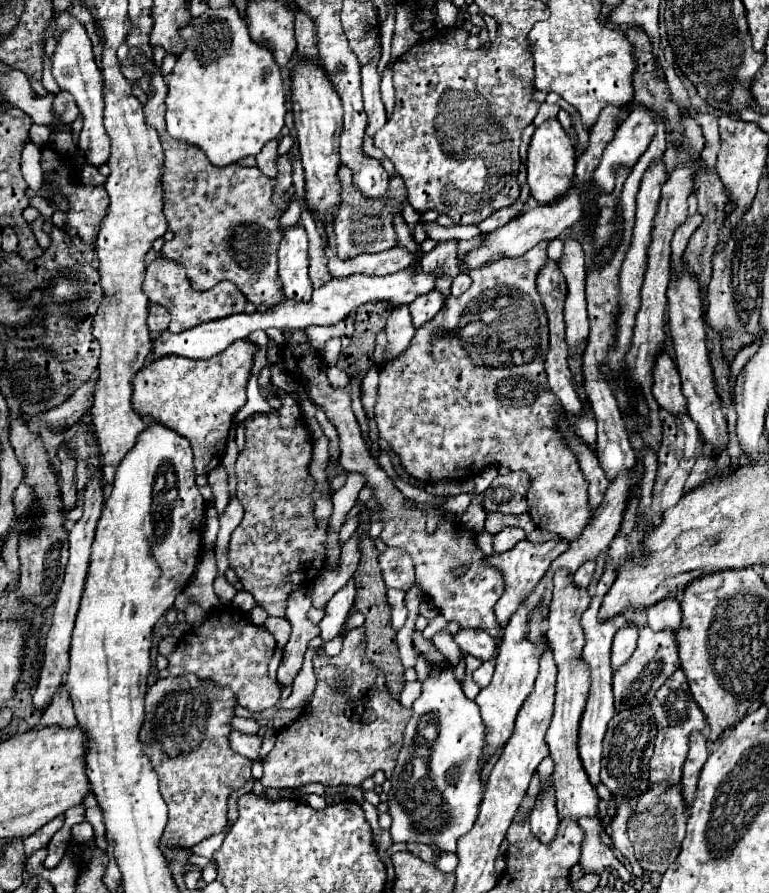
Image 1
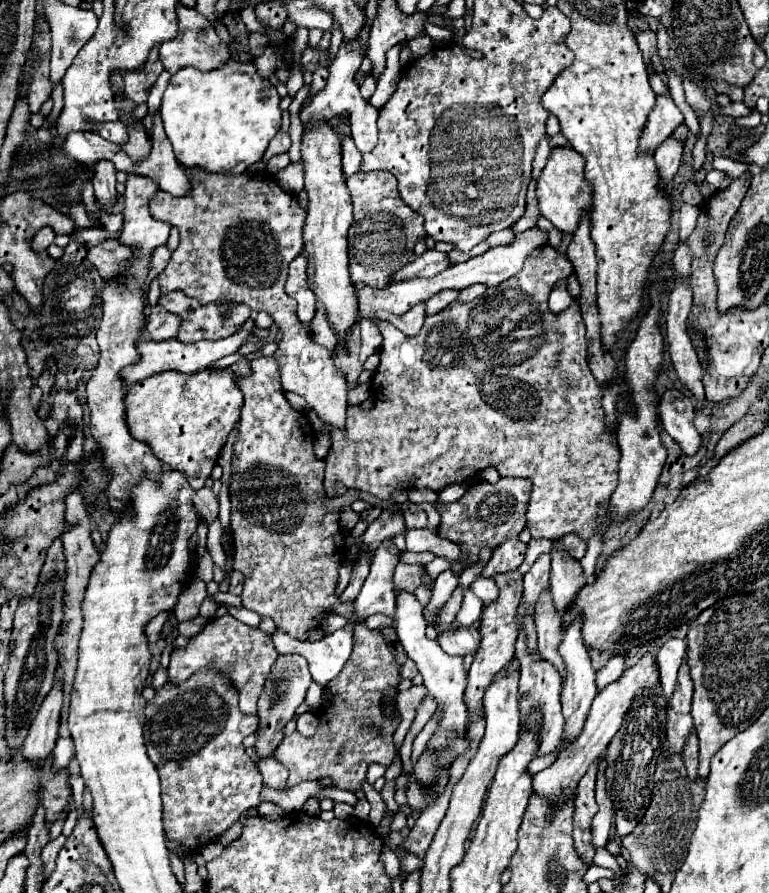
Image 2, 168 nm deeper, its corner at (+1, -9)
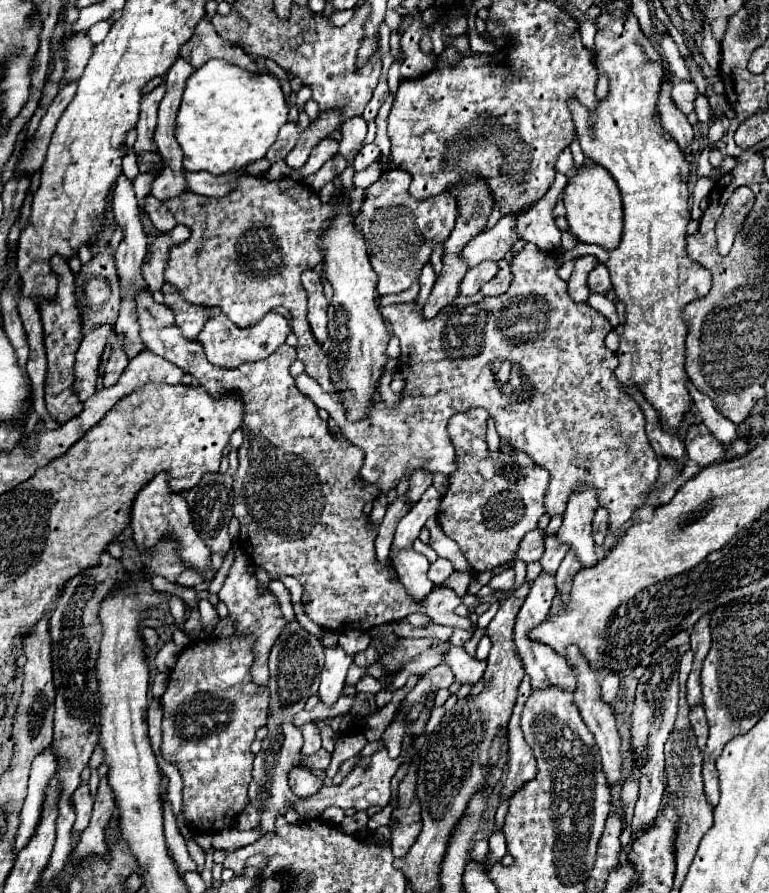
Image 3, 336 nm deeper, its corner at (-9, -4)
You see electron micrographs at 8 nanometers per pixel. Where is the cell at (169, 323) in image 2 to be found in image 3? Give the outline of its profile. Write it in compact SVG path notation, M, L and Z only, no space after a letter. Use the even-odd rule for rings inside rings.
M164 283L162 289L166 305L172 309L174 317L176 317L176 325L182 331L182 335L186 339L198 339L204 323L208 321L208 307L204 305L194 305L188 303L186 299L182 299L180 291L172 285L172 283Z

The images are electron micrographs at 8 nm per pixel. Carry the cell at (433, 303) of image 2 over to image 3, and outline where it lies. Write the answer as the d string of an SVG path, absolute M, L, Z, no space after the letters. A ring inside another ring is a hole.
M482 261L480 265L472 267L464 281L462 281L462 295L476 295L480 287L490 281L498 273L498 263L496 261Z

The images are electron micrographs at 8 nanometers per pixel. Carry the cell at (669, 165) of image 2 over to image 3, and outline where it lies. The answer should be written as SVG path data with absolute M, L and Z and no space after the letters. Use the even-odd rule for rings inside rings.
M664 75L664 79L662 79L662 91L660 91L660 99L658 99L656 111L658 111L662 127L676 139L676 143L682 149L686 149L692 143L692 137L694 137L692 125L688 123L686 115L680 113L678 107L674 105L670 91L672 91L672 81Z

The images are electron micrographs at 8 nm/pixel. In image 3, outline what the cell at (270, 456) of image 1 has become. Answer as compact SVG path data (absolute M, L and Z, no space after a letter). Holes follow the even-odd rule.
M144 289L138 297L138 319L140 319L140 337L146 343L148 351L158 353L160 357L178 365L184 373L192 375L200 387L204 387L214 399L220 399L224 393L236 391L244 403L244 441L238 449L238 471L234 473L234 517L240 521L238 543L246 551L250 563L264 567L272 579L280 575L292 575L302 585L304 591L312 595L312 601L304 605L306 615L324 629L342 631L346 629L372 629L376 625L402 621L410 613L426 613L438 625L448 627L472 627L468 617L456 615L456 607L462 605L462 599L444 585L434 585L434 589L422 599L416 601L406 593L406 587L398 581L396 571L390 563L380 563L376 559L374 541L376 529L370 525L368 517L362 513L360 505L374 501L378 489L372 483L360 481L356 473L360 471L364 452L344 437L334 437L328 429L328 423L318 417L318 407L304 397L290 375L290 365L296 361L296 349L280 345L270 357L240 365L238 369L218 369L210 365L204 349L198 341L188 341L176 329L174 315L166 305L158 305L152 295Z

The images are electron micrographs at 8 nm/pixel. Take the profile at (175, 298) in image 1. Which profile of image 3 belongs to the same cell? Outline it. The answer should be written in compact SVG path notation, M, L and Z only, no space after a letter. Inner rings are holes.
M210 307L208 313L210 313L210 319L206 321L198 341L202 343L208 361L216 367L222 367L222 369L236 369L242 363L258 361L258 359L272 355L286 341L288 333L290 333L290 325L288 325L286 317L280 315L280 313L276 313L278 321L270 321L268 319L270 315L266 315L254 327L246 327L246 329L240 329L238 325L234 325L222 311L218 311L218 307ZM270 339L280 339L280 343L268 343Z

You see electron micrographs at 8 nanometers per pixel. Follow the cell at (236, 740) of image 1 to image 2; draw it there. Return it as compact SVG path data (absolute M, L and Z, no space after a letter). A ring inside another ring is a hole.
M260 758L260 760L256 762L256 768L258 768L260 774L262 774L264 786L276 788L276 790L284 788L284 782L288 780L288 770L286 770L280 762L276 762L274 758Z

